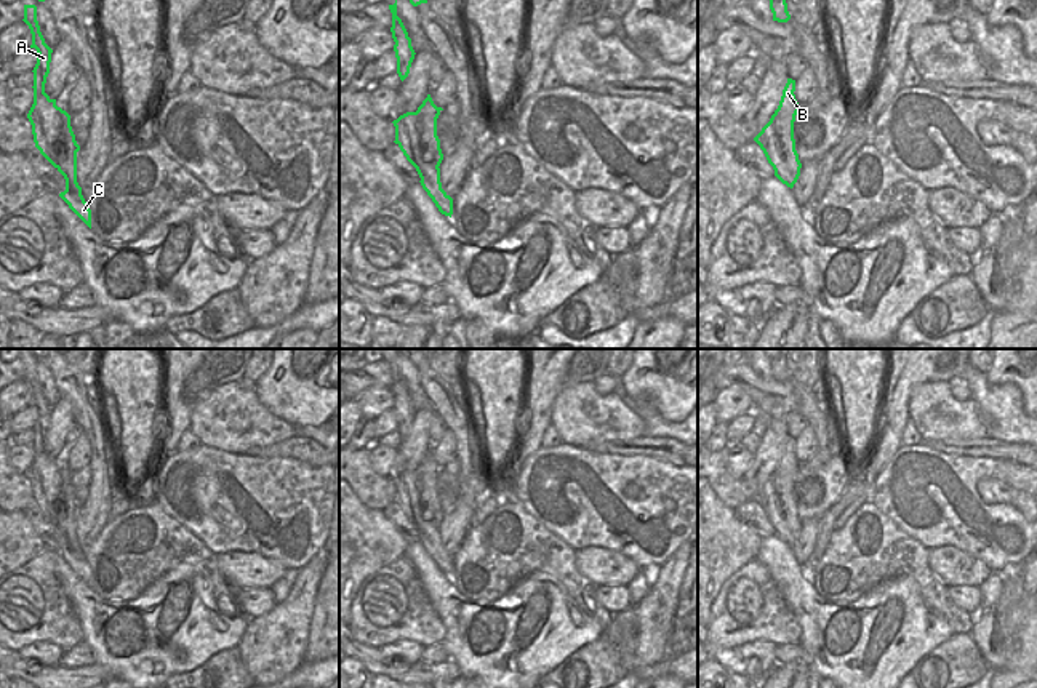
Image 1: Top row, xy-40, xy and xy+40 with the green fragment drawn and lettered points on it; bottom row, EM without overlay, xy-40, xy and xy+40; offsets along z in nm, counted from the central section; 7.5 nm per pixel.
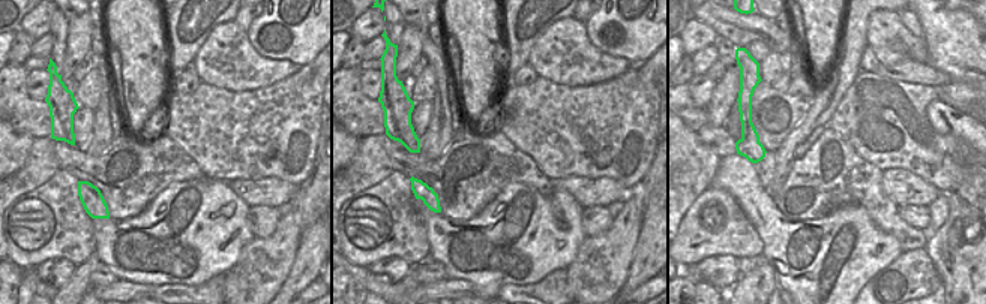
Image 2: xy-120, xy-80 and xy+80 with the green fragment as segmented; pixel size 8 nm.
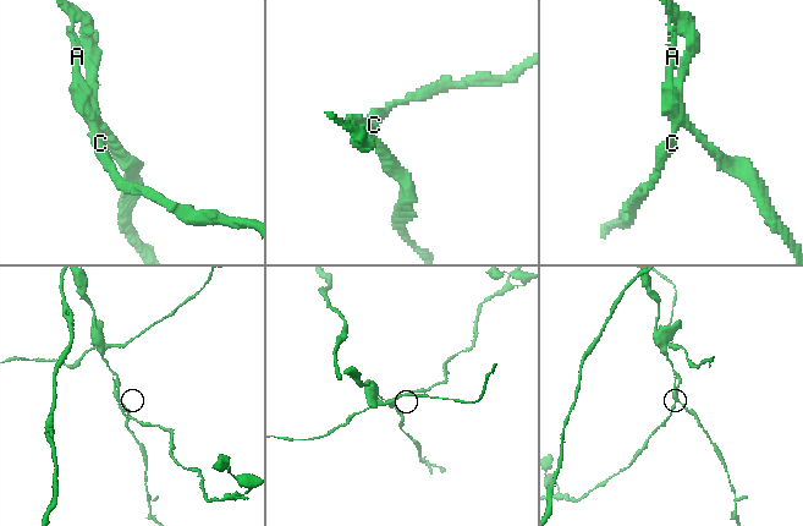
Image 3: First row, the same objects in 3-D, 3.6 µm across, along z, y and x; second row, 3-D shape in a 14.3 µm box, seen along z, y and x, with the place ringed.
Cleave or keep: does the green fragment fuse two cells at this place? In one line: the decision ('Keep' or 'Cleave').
Cleave.

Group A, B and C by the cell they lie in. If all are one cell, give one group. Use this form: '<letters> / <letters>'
A C / B

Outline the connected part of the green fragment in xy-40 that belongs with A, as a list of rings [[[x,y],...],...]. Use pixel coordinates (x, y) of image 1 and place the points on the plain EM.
[[[24,363],[22,378],[32,392],[32,403],[38,411],[34,426],[34,462],[27,472],[32,483],[35,506],[40,512],[64,534],[66,549],[59,555],[69,566],[91,587],[91,568],[82,554],[82,546],[77,541],[77,512],[66,499],[66,483],[61,466],[56,458],[45,451],[46,435],[53,408],[45,402],[37,379],[37,365]]]

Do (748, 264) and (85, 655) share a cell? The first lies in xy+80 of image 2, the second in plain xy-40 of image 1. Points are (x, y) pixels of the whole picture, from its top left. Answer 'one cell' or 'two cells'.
one cell

